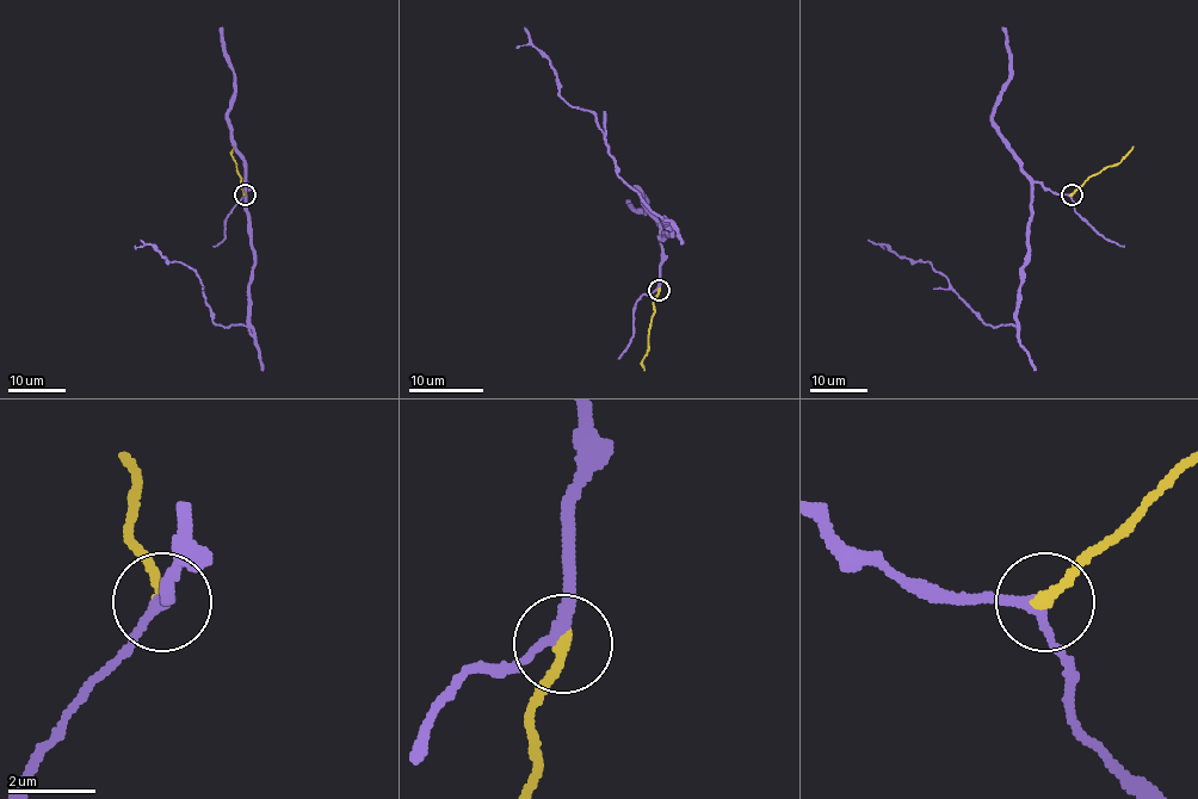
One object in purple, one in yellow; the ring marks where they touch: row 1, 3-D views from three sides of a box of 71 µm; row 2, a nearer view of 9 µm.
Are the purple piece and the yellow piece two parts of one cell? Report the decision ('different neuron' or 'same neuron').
same neuron

